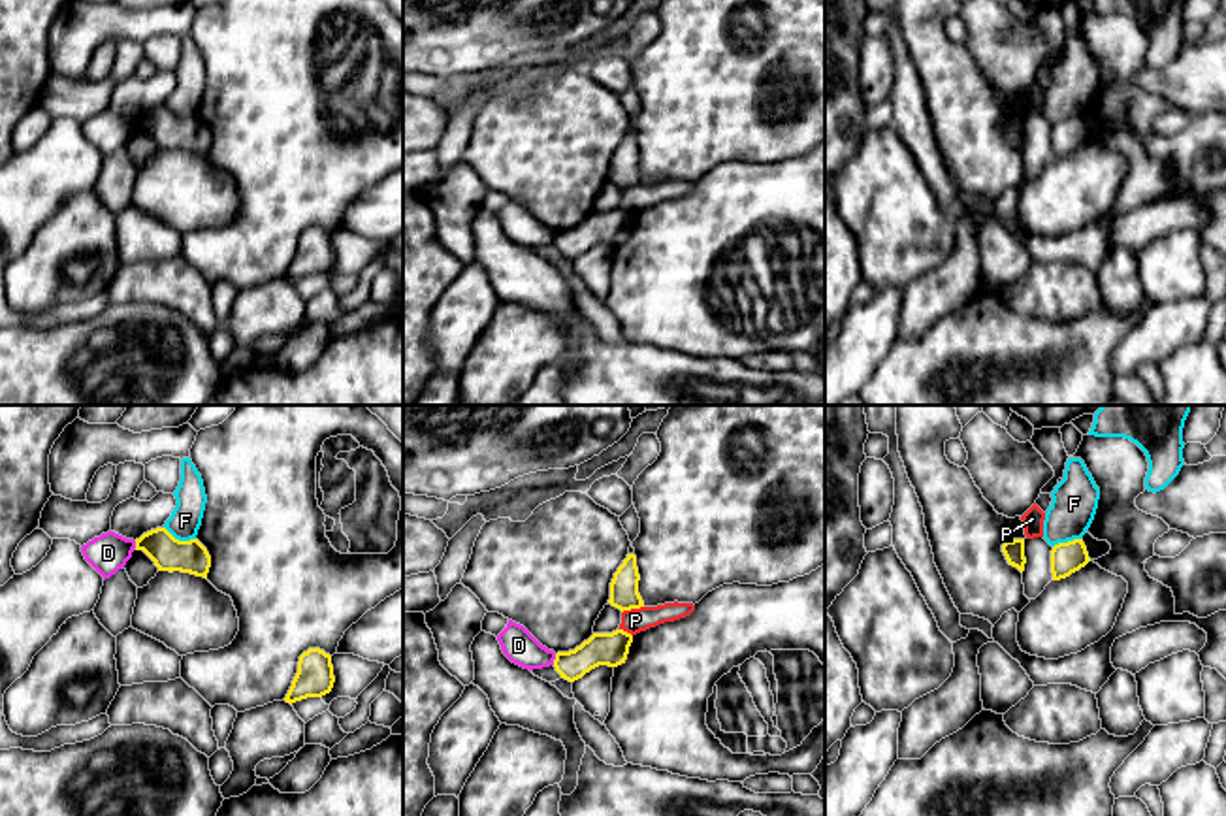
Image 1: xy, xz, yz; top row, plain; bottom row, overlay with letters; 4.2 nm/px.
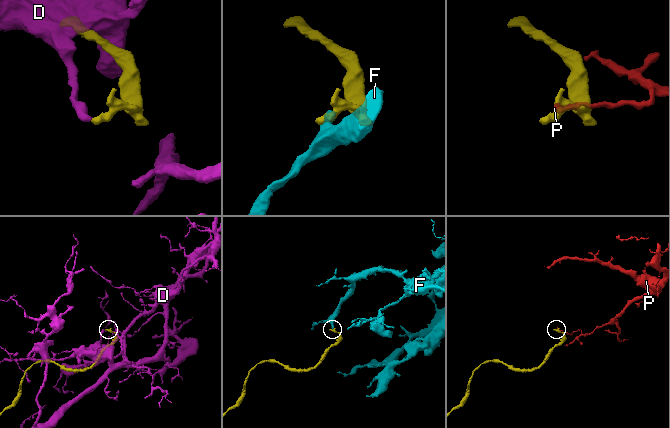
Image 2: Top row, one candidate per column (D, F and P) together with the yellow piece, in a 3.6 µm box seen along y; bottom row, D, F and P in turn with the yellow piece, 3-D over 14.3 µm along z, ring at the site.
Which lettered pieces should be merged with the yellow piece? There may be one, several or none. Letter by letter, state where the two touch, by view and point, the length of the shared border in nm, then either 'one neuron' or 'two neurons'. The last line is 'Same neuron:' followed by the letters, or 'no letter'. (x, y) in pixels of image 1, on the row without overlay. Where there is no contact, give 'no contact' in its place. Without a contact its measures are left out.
D: meets yellow in xz at (554, 238); contact 50 nm long; two neurons
F: meets yellow in xy at (177, 117); contact 150 nm long; two neurons
P: meets yellow in xz at (631, 185); contact 100 nm long; two neurons
Same neuron: no letter

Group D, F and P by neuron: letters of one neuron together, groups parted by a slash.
D / F / P

